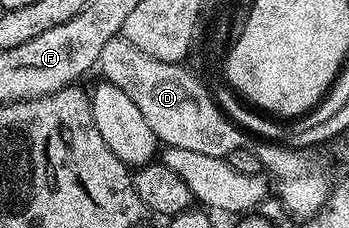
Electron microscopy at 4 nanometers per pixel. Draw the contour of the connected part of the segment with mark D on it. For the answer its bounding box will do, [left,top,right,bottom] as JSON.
[98,34,246,159]

